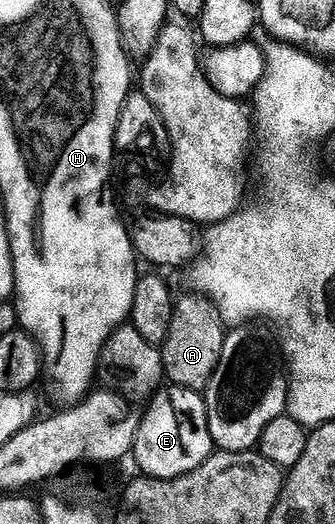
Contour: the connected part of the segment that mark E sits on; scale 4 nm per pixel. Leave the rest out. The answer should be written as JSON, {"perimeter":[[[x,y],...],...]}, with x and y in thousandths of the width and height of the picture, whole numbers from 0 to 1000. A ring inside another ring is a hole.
{"perimeter":[[[487,737],[472,740],[478,746],[427,784],[427,802],[403,836],[397,878],[427,897],[418,901],[430,908],[525,914],[600,889],[636,865],[636,847],[609,756],[576,740]]]}

